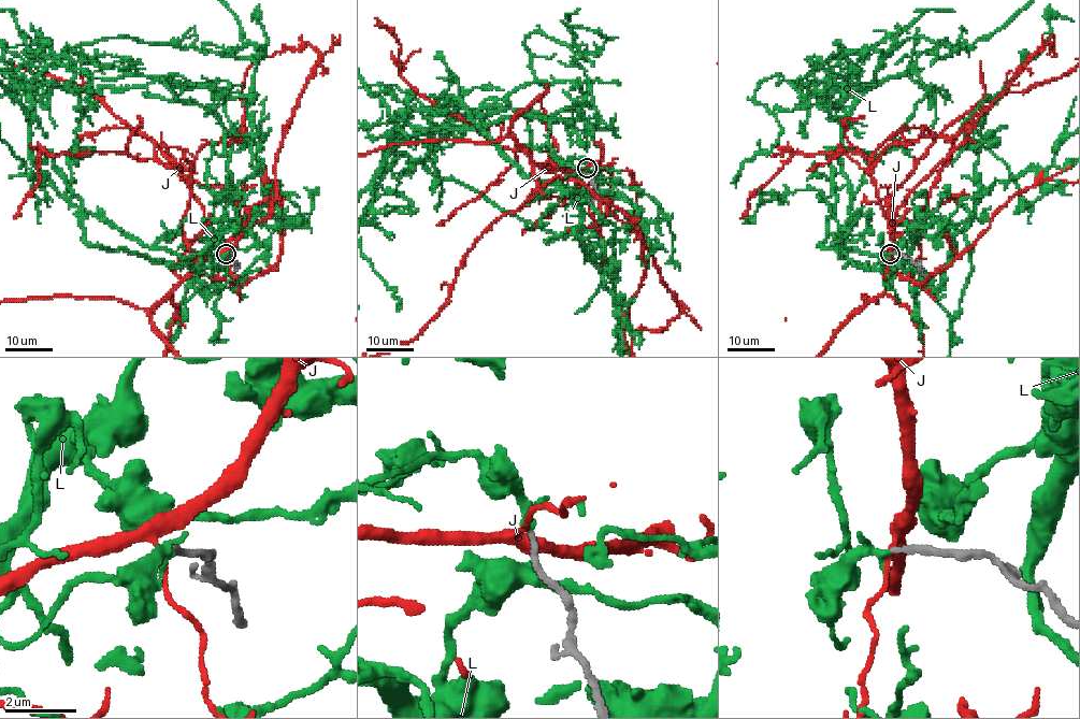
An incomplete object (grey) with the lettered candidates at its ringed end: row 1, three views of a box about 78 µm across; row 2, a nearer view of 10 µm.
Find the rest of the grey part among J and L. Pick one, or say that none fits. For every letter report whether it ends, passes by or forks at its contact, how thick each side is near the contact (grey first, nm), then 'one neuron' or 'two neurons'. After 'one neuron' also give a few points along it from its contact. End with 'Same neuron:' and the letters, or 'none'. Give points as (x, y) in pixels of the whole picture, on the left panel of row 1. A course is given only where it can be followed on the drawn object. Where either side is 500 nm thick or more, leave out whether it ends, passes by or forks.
J: it forks; calibres 160 and 220 nm; two neurons
L: it forks; calibres 160 and 140 nm; one neuron; course (226, 254), (143, 246), (36, 161), (89, 243), (192, 261), (250, 19)
Same neuron: L

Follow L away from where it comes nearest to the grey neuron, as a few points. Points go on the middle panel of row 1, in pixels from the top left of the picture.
L: (587, 167), (556, 159), (540, 117), (397, 118), (450, 97), (524, 174), (569, 191), (628, 319), (612, 350)

